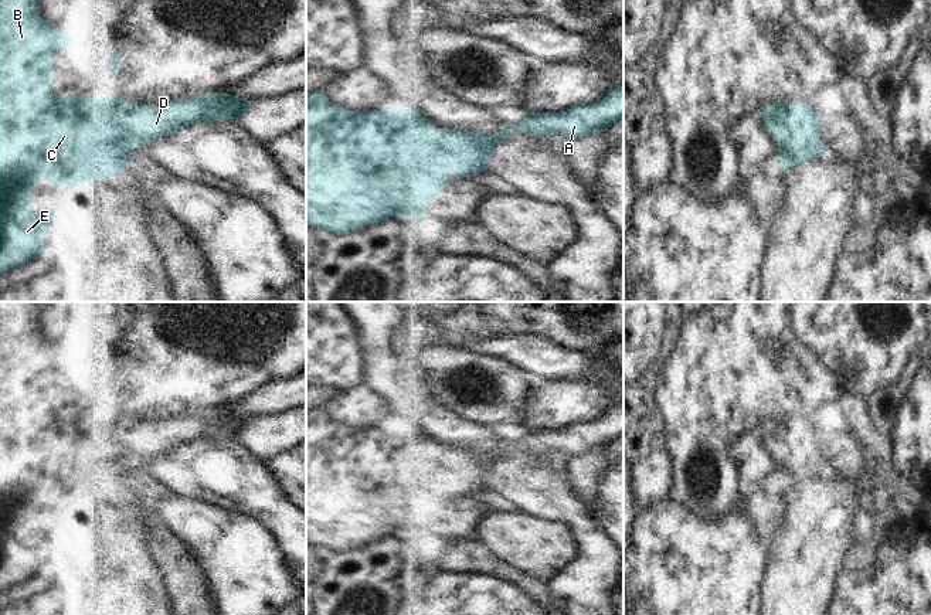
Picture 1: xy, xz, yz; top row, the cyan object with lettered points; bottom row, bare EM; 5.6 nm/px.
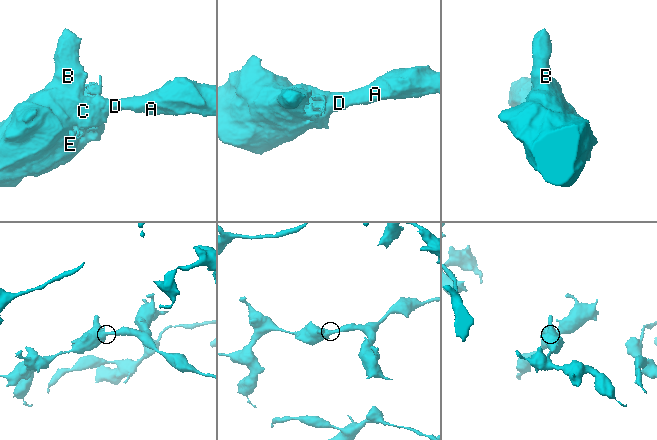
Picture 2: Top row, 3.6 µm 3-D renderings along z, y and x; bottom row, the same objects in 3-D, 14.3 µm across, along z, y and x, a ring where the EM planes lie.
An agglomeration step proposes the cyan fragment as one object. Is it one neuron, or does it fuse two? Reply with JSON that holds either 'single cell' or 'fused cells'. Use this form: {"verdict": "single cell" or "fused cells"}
{"verdict": "single cell"}

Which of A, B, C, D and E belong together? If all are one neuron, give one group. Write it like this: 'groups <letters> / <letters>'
groups A B C D E

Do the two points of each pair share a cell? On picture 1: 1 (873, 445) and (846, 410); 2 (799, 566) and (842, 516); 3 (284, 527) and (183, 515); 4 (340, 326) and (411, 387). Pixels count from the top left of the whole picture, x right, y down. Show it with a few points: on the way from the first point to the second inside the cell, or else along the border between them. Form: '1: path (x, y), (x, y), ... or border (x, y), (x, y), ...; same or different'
1: path (867, 437), (855, 418); same
2: path (807, 553), (829, 529); same
3: border (234, 512), (260, 519), (275, 536), (284, 553); different
4: border (347, 316), (357, 337), (364, 373); different

